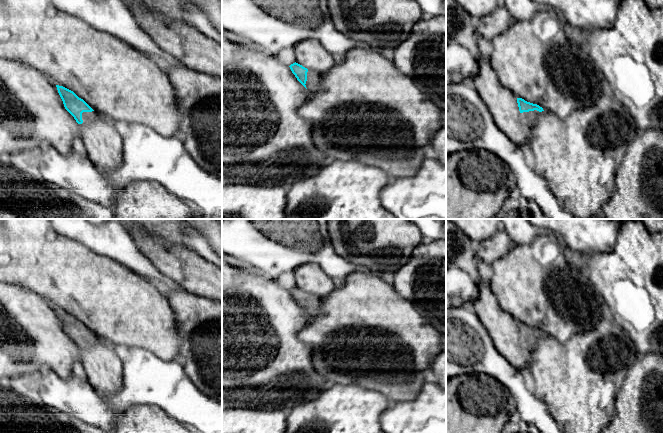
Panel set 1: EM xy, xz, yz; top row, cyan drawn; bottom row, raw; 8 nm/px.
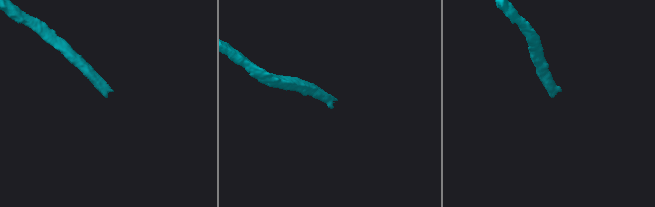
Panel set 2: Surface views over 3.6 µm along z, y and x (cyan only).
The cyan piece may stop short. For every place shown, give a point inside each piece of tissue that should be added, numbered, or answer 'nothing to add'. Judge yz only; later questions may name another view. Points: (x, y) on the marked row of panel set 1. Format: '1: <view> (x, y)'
1: yz (529, 118)

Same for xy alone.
1: xy (85, 115)

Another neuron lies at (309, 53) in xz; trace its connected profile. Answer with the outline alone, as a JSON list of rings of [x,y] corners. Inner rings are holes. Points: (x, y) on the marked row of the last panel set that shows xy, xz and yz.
[[[302,40],[294,45],[296,63],[319,74],[326,73],[336,63],[336,59],[317,40]]]

